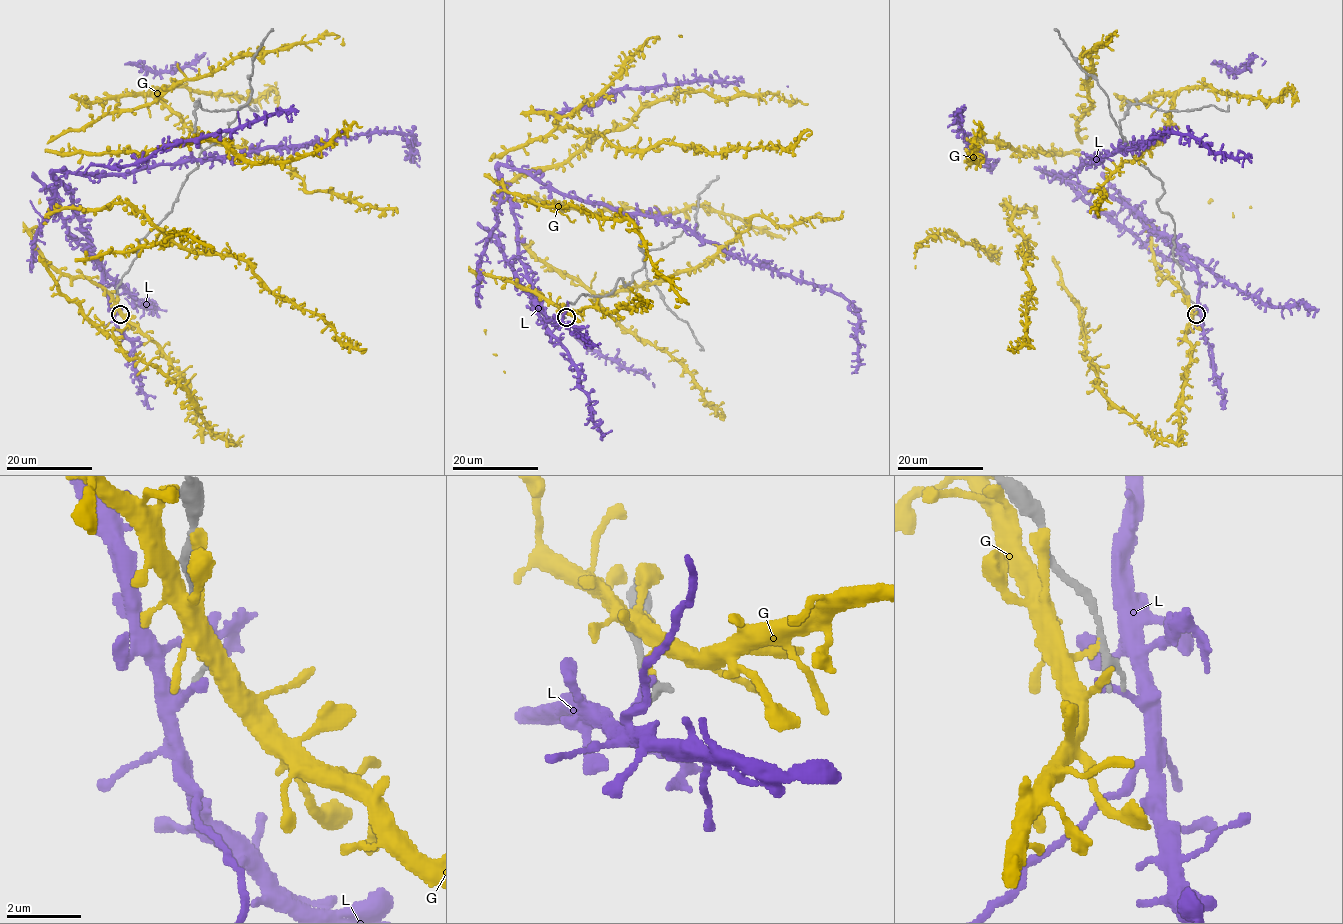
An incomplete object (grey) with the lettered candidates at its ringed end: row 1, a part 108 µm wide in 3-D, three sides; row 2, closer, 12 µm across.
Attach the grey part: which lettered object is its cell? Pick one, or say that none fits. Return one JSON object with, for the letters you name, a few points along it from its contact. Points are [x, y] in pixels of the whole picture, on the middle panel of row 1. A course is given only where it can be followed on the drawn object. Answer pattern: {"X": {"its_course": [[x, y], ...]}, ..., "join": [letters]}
{"join": []}

